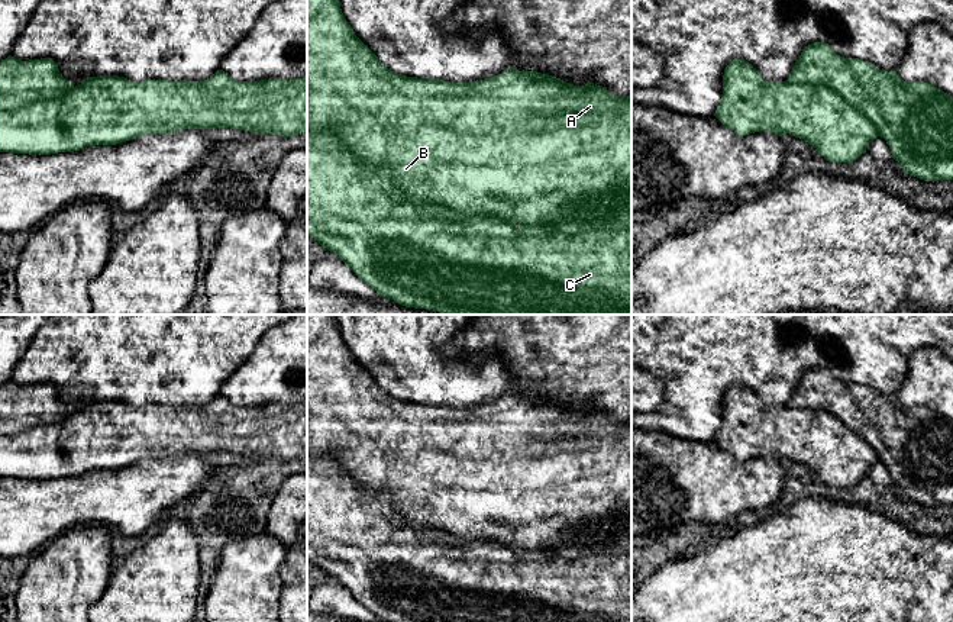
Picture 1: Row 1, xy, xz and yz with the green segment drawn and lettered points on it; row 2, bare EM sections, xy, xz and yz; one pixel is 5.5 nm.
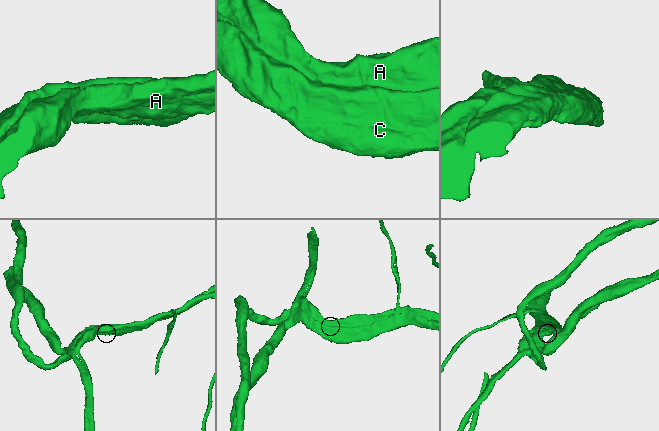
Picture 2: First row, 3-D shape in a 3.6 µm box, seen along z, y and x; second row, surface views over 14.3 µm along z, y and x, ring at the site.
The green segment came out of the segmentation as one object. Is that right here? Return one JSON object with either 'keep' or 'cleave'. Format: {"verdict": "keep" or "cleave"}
{"verdict": "cleave"}

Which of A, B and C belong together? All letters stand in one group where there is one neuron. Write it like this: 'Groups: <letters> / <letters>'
Groups: A B / C

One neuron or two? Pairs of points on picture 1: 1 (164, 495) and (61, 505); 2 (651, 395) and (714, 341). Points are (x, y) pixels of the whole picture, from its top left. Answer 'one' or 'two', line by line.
1: one
2: two

